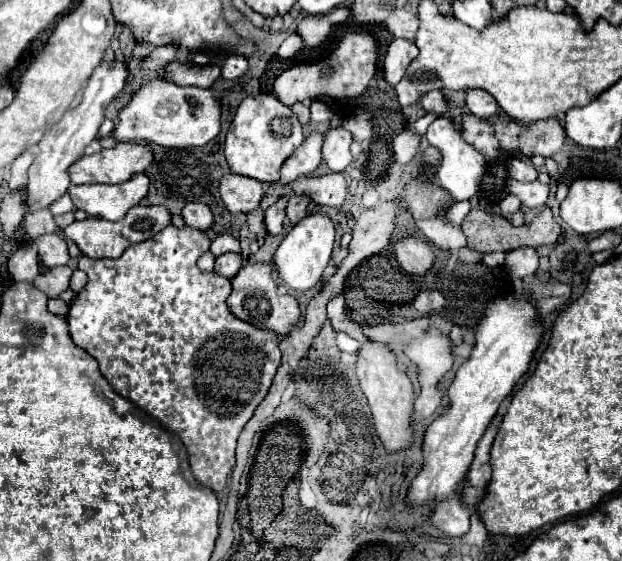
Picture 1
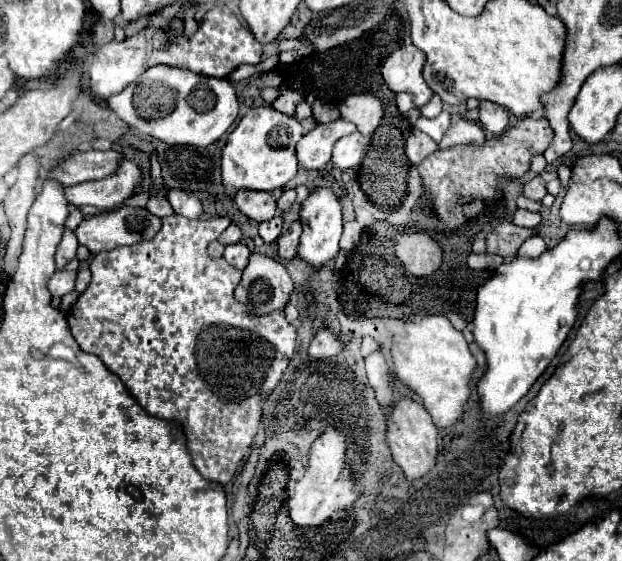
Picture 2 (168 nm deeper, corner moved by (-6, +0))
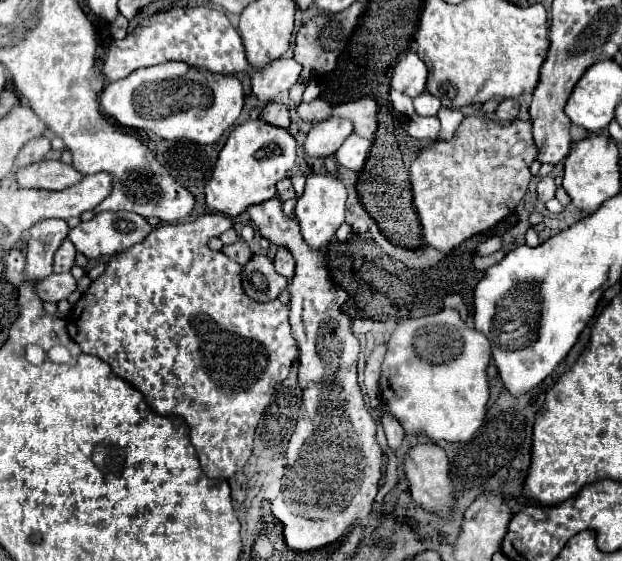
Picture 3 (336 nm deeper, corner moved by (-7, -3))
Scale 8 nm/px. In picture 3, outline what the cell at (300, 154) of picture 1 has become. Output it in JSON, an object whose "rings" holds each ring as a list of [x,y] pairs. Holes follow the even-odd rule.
{"rings":[[[331,117],[311,127],[307,133],[307,141],[303,145],[305,155],[313,159],[327,159],[335,155],[341,143],[353,133],[353,125],[347,119]]]}

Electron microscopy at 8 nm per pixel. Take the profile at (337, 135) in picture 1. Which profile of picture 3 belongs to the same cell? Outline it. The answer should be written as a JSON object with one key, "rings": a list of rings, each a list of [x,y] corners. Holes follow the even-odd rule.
{"rings":[[[351,133],[345,139],[345,143],[337,149],[335,161],[341,167],[347,167],[351,171],[361,171],[363,165],[365,165],[365,161],[367,161],[369,149],[371,149],[371,141],[369,139],[363,139],[363,137]]]}

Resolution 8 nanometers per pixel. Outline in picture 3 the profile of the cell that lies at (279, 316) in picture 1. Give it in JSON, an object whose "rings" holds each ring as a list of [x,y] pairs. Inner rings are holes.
{"rings":[[[253,255],[243,267],[243,291],[253,301],[275,301],[287,289],[287,279],[277,275],[267,255]]]}

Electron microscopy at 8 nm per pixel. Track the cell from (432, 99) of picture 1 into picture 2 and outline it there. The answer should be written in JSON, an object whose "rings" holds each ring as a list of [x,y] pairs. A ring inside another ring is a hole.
{"rings":[[[402,44],[396,52],[392,52],[384,66],[382,78],[392,92],[406,92],[414,98],[416,106],[424,106],[432,98],[432,90],[424,82],[422,70],[426,64],[424,52],[420,52],[414,44]]]}

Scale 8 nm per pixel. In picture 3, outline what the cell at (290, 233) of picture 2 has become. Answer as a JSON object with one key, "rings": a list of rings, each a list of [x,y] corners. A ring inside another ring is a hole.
{"rings":[[[279,247],[277,249],[277,255],[275,255],[273,263],[275,263],[275,271],[279,275],[285,275],[287,279],[293,277],[293,273],[295,273],[295,259],[293,259],[293,255],[291,255],[291,251],[287,247]]]}

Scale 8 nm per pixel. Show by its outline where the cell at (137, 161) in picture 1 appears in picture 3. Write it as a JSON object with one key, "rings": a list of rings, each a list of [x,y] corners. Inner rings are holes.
{"rings":[[[39,161],[15,173],[19,187],[27,189],[67,189],[77,185],[85,175],[81,175],[73,165],[63,161]]]}

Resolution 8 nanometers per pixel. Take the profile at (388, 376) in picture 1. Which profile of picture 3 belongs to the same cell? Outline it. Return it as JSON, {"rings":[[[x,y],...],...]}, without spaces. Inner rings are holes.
{"rings":[[[433,441],[417,443],[405,453],[403,469],[405,469],[405,477],[409,481],[409,491],[411,491],[411,497],[415,499],[415,503],[427,511],[439,513],[443,519],[449,517],[449,511],[453,507],[453,495],[451,495],[453,489],[451,489],[451,481],[449,481],[449,461],[447,461],[445,451]]]}

